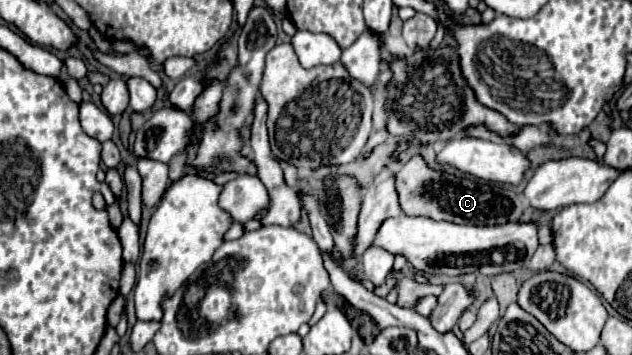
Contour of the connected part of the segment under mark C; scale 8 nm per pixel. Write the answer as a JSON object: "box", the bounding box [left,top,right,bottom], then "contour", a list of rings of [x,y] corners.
{"box":[396,154,522,226],"contour":[[[414,154],[396,170],[396,192],[400,208],[406,216],[424,216],[430,220],[446,220],[454,224],[494,226],[520,220],[522,202],[520,196],[504,184],[460,178],[448,172],[434,170],[420,154]]]}

